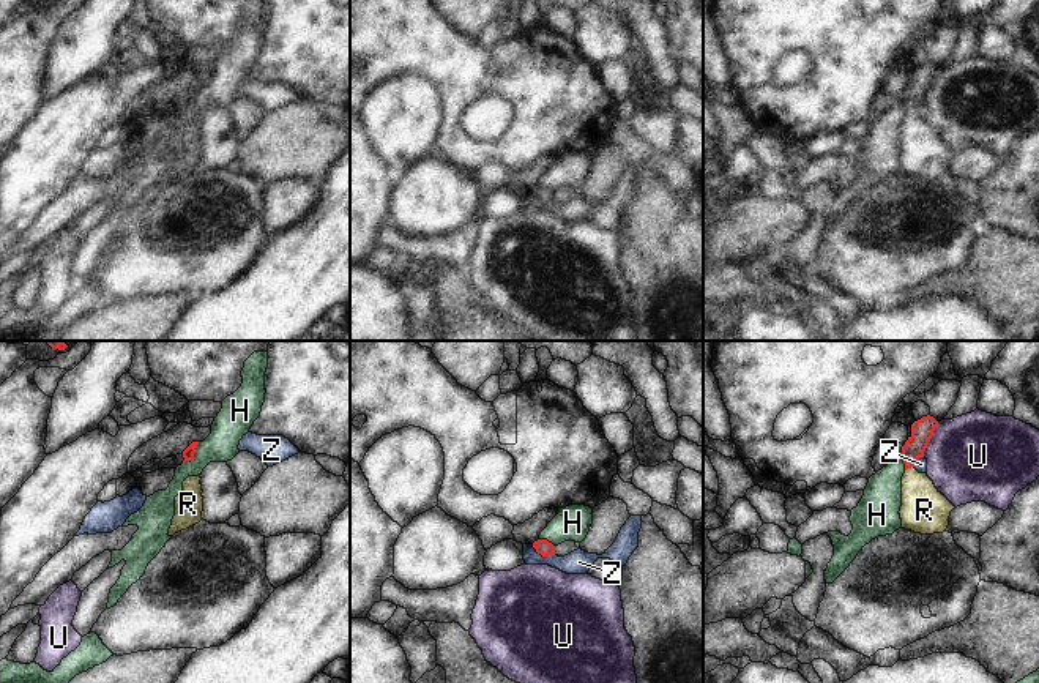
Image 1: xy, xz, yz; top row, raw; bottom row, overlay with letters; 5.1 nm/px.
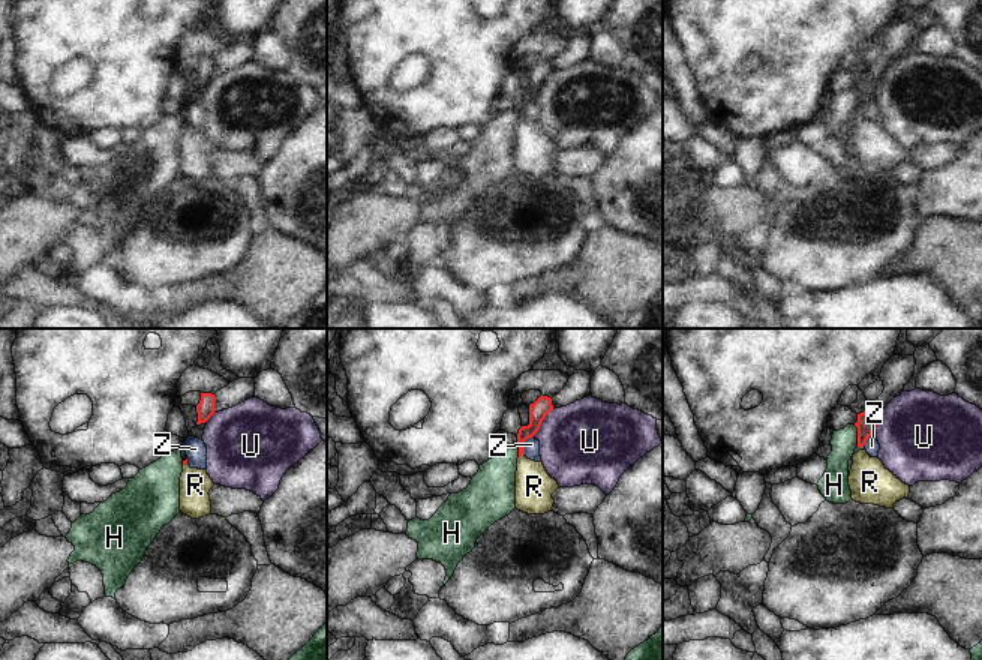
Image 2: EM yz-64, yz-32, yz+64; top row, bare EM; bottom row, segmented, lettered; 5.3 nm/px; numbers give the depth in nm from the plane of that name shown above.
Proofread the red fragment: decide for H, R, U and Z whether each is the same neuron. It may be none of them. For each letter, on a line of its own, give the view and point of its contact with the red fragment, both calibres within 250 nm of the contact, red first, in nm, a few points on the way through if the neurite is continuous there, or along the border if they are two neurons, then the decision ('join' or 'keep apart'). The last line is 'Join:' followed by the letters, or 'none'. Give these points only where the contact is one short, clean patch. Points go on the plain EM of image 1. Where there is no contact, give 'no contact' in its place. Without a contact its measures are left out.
H: contact xy (193, 103); calibres 60 and 170 nm; border xy (199, 89), (194, 104), (183, 109); keep apart
R: contact yz (908, 114); calibres 110 and 240 nm; way yz (923, 76), (910, 100), (908, 114), (924, 156); join
U: contact yz (929, 87); calibres 110 and 440 nm; border yz (938, 70), (923, 103); keep apart
Z: contact xz (543, 202); calibres 80 and 130 nm; border xz (532, 191), (543, 202), (554, 202); keep apart
Join: R

